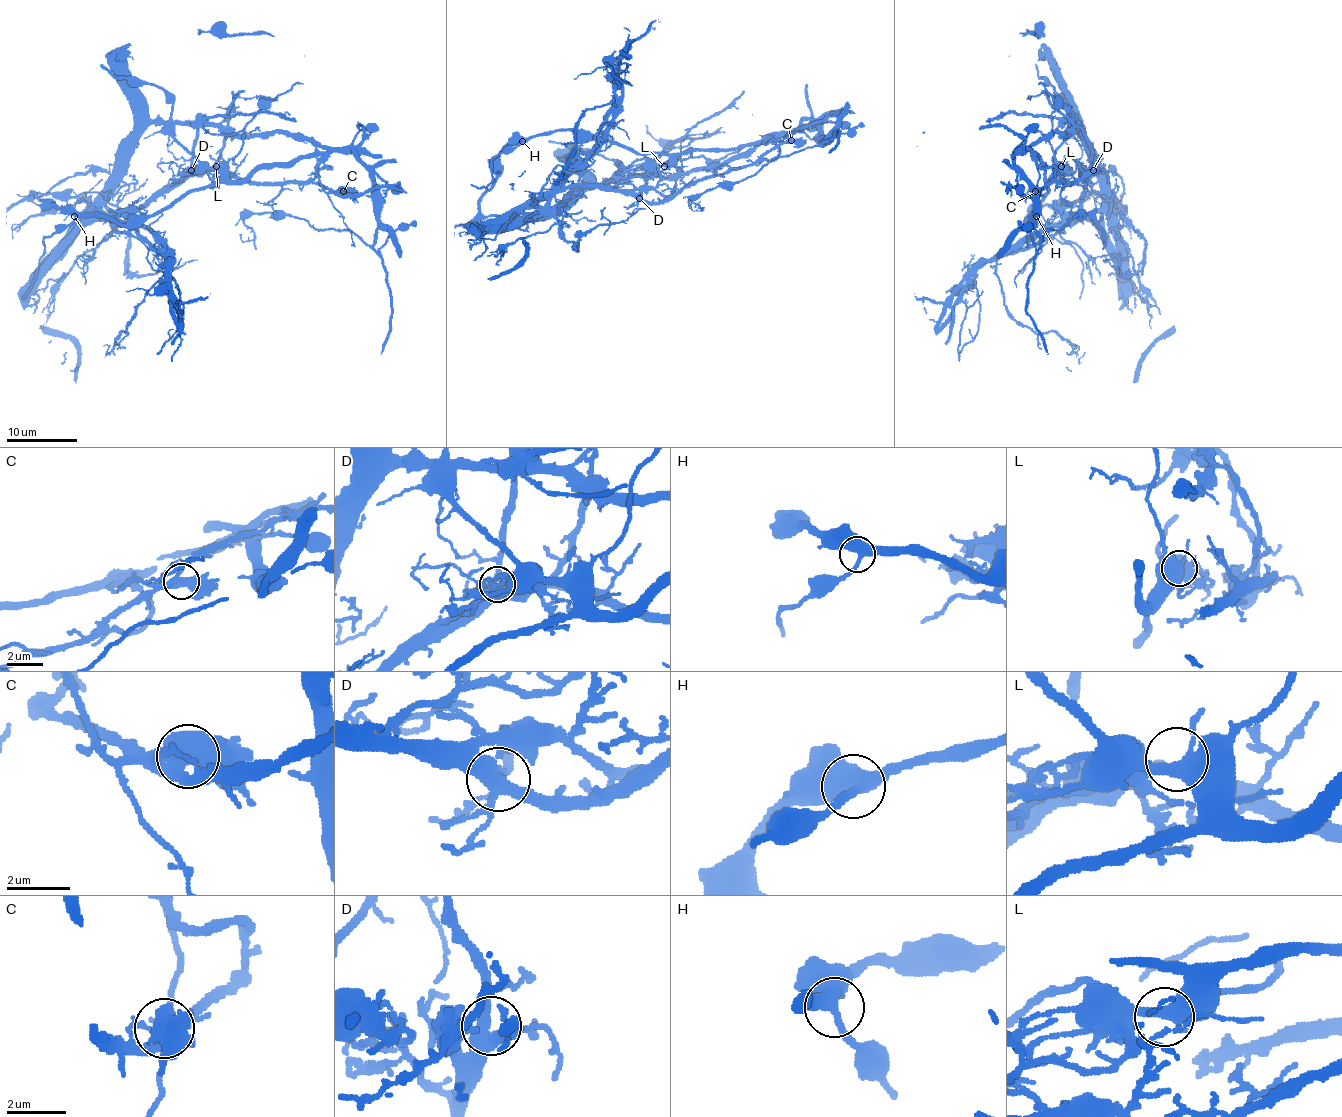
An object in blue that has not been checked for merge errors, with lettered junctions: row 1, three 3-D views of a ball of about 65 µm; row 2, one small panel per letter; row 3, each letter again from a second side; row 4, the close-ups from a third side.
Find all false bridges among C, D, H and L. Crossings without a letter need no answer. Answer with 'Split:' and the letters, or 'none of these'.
Split: C

